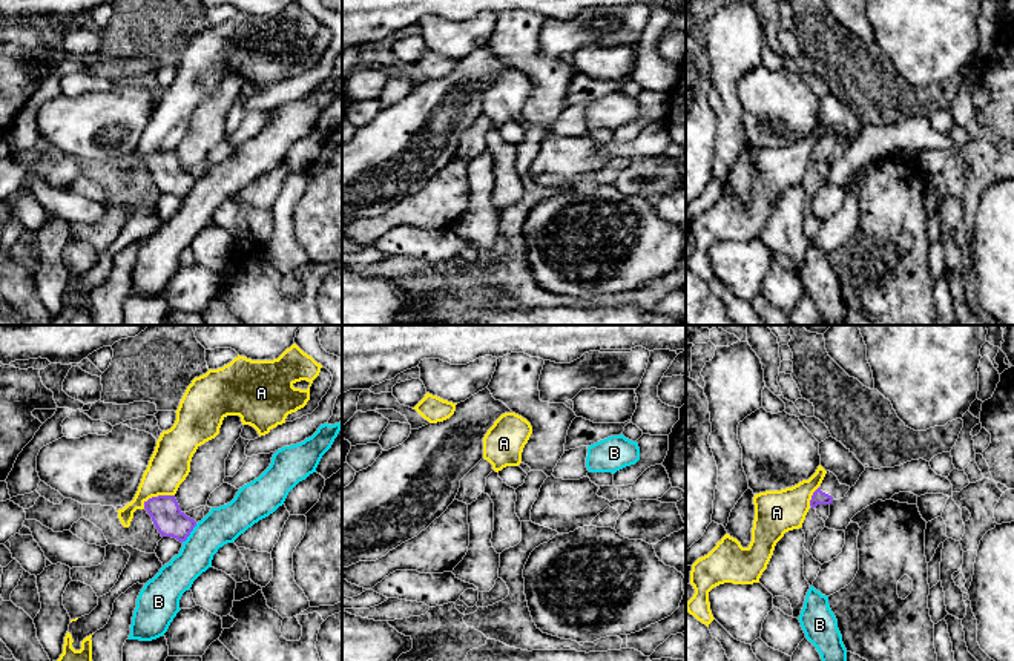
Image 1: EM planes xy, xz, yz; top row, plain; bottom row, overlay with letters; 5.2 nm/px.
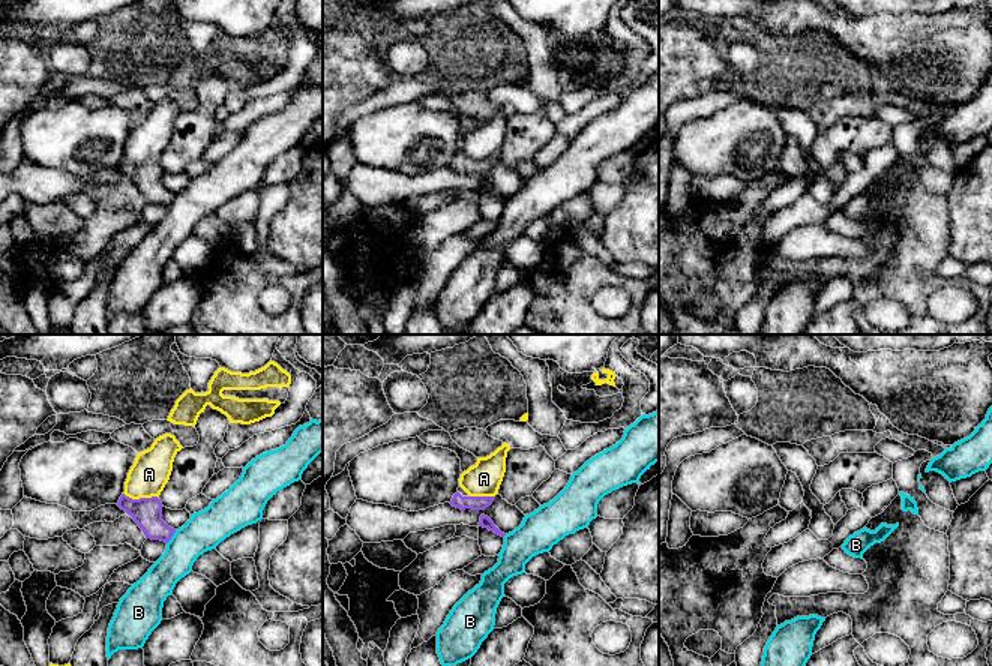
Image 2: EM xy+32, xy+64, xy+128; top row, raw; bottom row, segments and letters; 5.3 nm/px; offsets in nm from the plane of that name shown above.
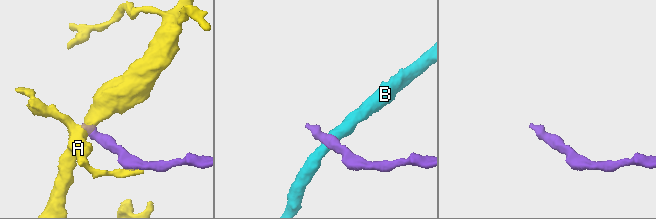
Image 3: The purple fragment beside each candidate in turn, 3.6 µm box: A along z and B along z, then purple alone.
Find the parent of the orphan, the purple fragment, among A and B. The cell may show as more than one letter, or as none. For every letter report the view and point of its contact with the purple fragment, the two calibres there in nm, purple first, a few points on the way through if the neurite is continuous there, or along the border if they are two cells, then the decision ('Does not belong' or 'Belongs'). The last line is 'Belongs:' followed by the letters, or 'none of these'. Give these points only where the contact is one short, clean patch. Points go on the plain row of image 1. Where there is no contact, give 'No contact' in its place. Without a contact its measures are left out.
A: Touches purple at xy (158, 152). Thickness 160 nm (purple) against 220 nm. Does not belong
B: Touches purple at xy (189, 190). Thickness 160 nm (purple) against 200 nm. Boundary: xy (197, 180), (181, 198). Does not belong
Belongs: none of these

